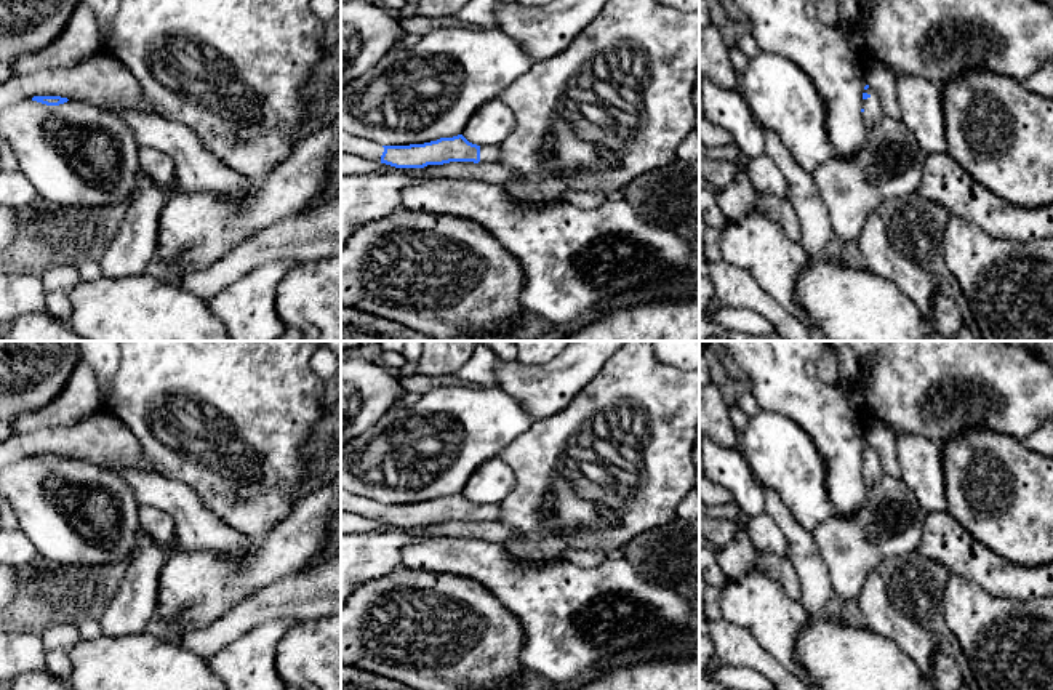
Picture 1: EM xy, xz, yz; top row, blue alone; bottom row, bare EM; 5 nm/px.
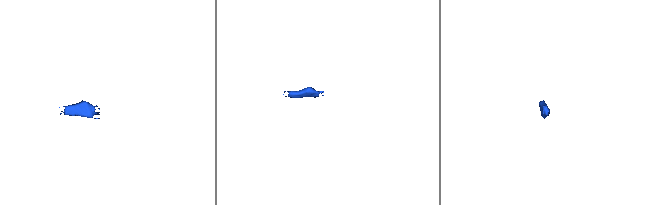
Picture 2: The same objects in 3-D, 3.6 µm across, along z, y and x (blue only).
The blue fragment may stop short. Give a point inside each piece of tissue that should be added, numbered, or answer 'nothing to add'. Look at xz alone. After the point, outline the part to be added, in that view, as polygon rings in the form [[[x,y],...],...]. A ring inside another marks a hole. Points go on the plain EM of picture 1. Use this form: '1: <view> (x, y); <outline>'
1: xz (349, 503); [[[341,490],[341,511],[362,515],[365,519],[381,520],[384,506],[378,501],[366,499],[352,493]]]
2: xz (488, 513); [[[480,504],[480,520],[482,522],[494,522],[501,519],[501,506],[499,504]]]

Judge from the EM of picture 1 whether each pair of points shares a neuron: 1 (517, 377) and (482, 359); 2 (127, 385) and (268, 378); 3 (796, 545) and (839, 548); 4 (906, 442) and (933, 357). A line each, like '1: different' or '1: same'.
1: different
2: same
3: different
4: different

